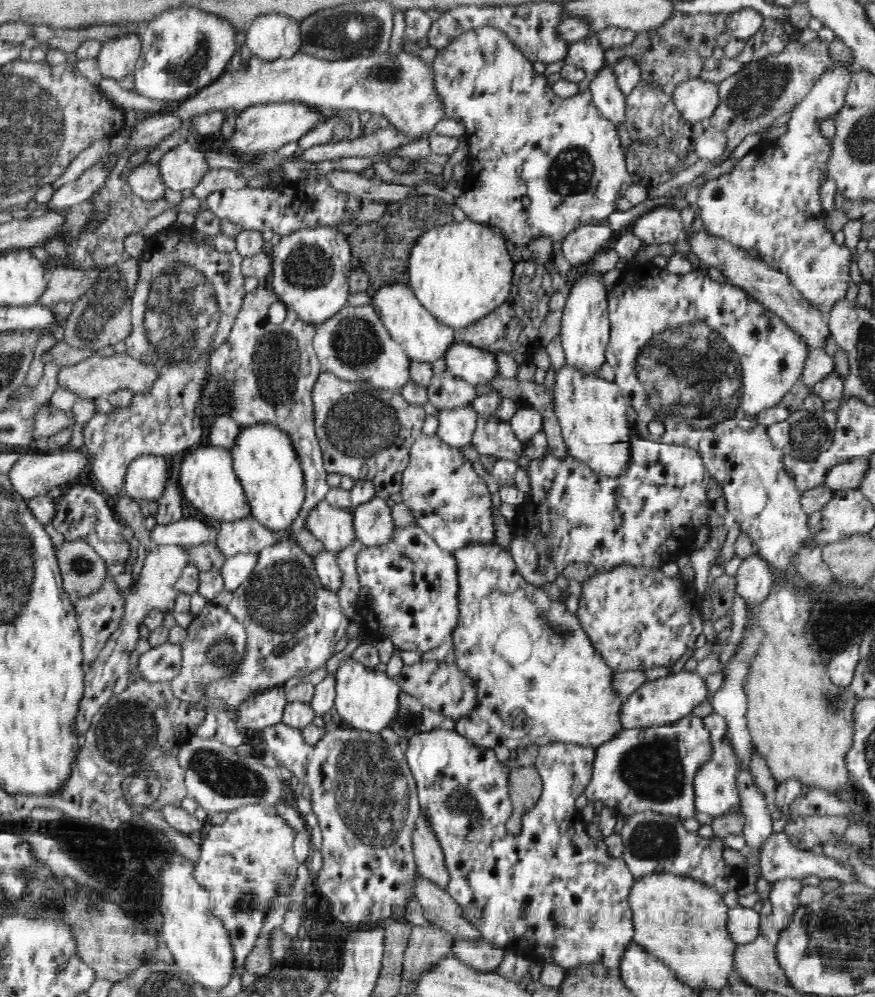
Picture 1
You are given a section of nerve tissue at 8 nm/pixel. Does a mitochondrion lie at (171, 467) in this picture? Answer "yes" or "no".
no

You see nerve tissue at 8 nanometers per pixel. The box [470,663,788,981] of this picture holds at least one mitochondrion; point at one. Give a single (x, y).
(653, 768)

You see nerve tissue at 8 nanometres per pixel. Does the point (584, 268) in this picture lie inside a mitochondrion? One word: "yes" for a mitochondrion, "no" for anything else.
no

